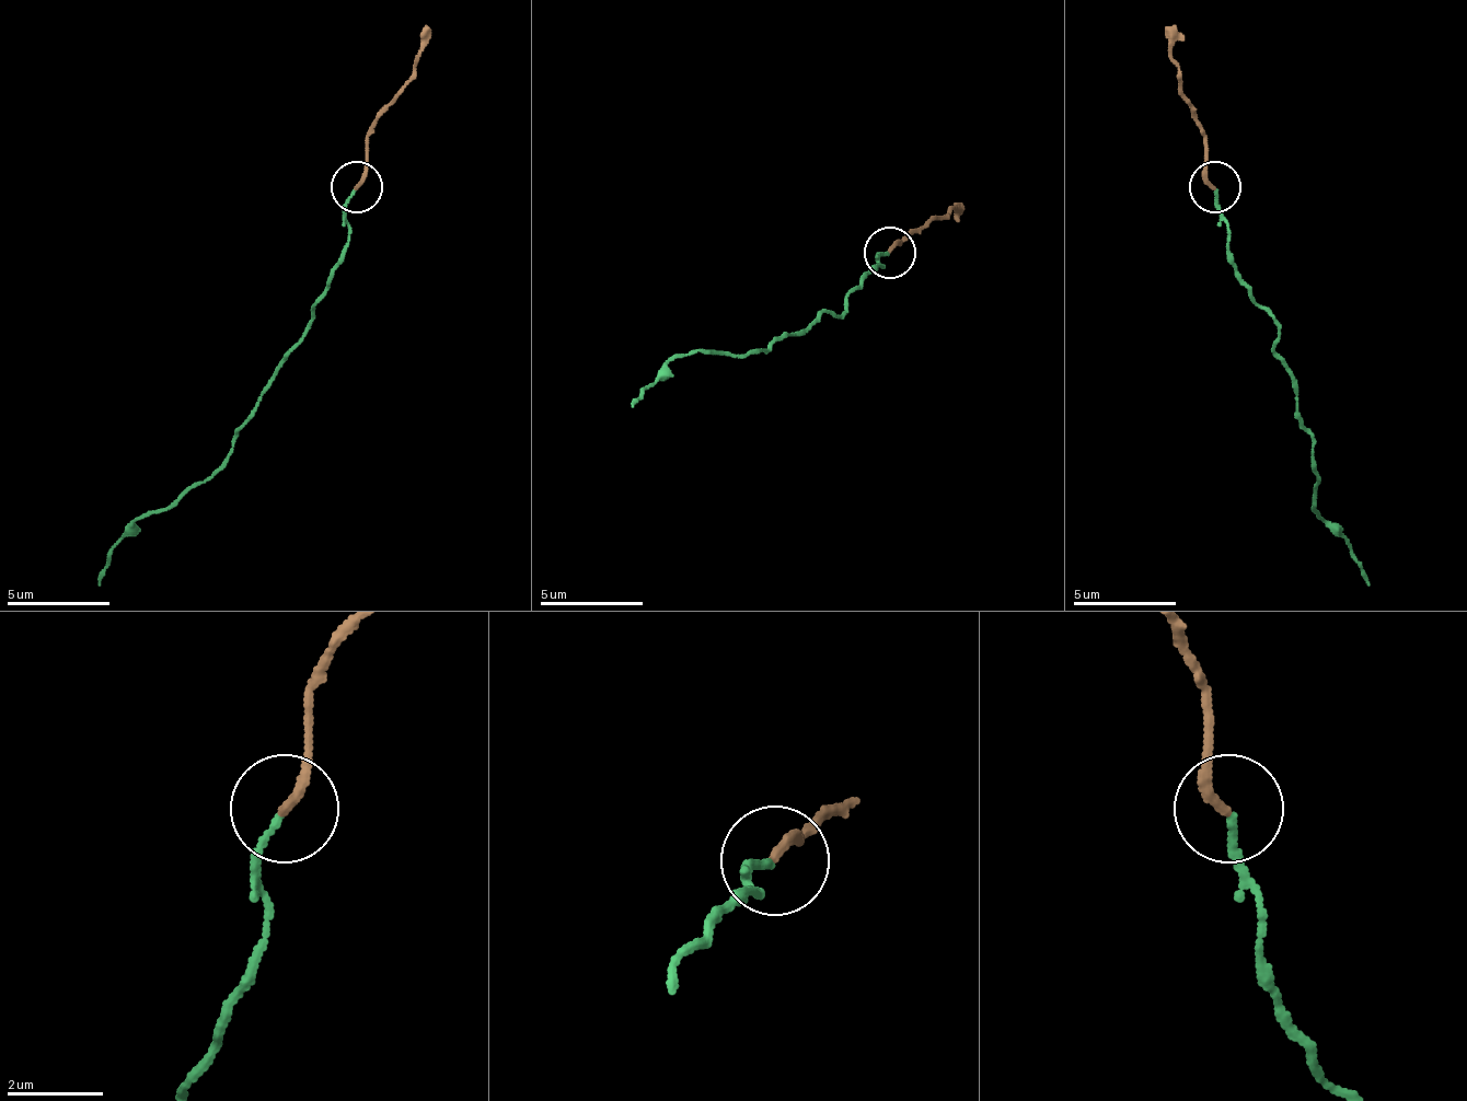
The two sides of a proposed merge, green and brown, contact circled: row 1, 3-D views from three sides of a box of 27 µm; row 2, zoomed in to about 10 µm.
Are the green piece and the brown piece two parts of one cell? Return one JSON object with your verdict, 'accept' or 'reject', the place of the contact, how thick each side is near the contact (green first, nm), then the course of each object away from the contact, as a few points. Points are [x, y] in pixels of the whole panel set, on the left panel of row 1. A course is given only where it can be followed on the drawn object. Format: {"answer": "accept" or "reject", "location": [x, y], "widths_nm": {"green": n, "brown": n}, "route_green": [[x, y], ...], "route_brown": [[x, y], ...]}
{"answer": "reject", "location": [356, 186], "widths_nm": {"green": 140, "brown": 220}, "route_green": [[355, 190], [345, 206], [345, 263], [231, 453], [164, 509], [139, 514], [97, 587]], "route_brown": [[355, 185], [366, 175], [366, 134], [412, 78], [427, 26]]}

